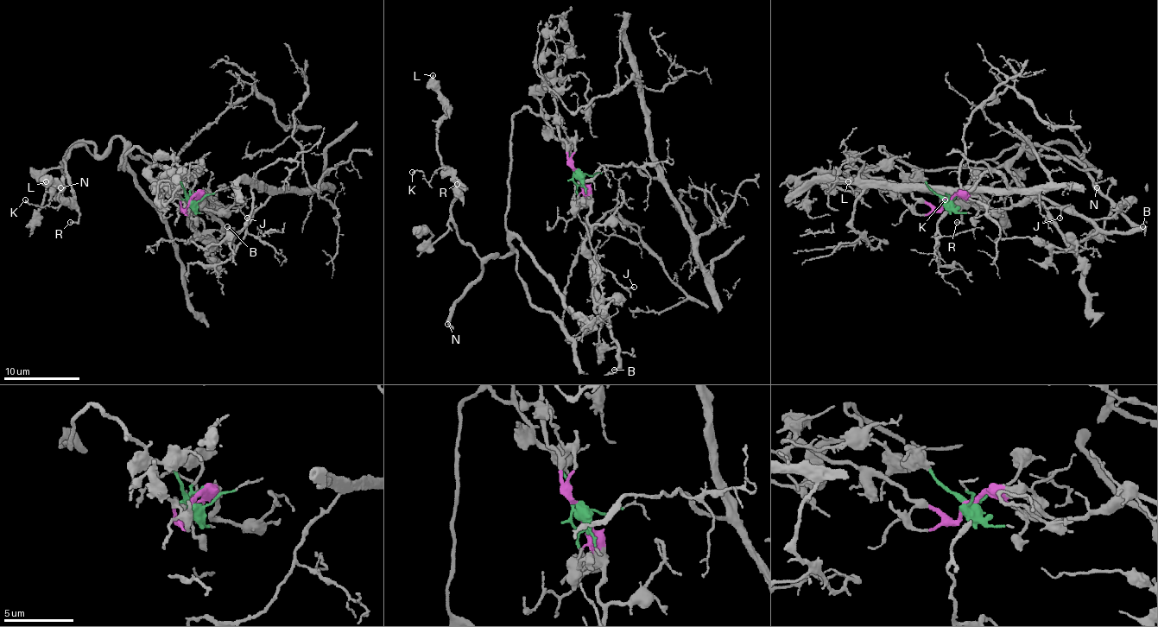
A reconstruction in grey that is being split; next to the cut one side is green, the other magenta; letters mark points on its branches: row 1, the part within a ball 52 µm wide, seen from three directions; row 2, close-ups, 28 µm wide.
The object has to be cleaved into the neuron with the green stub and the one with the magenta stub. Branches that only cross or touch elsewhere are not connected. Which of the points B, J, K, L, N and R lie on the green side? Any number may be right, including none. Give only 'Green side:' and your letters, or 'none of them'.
Green side: K, L, N, R

